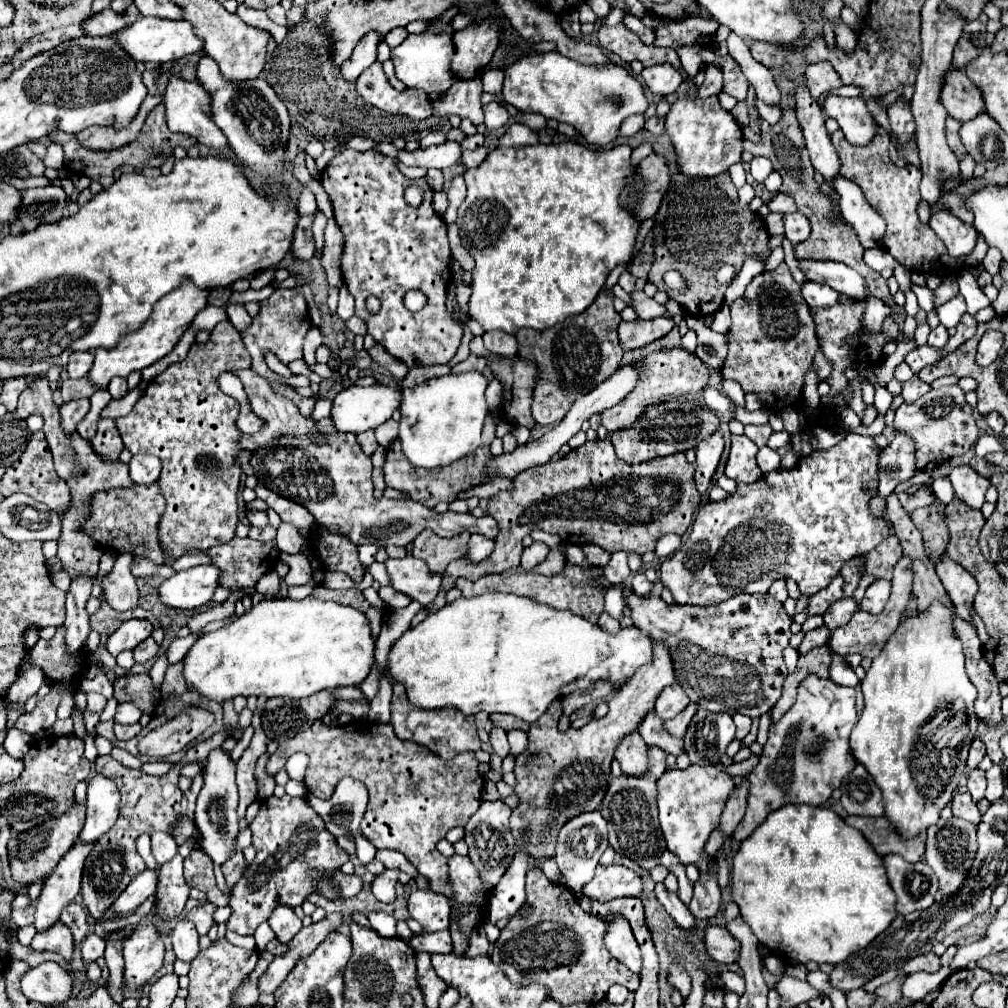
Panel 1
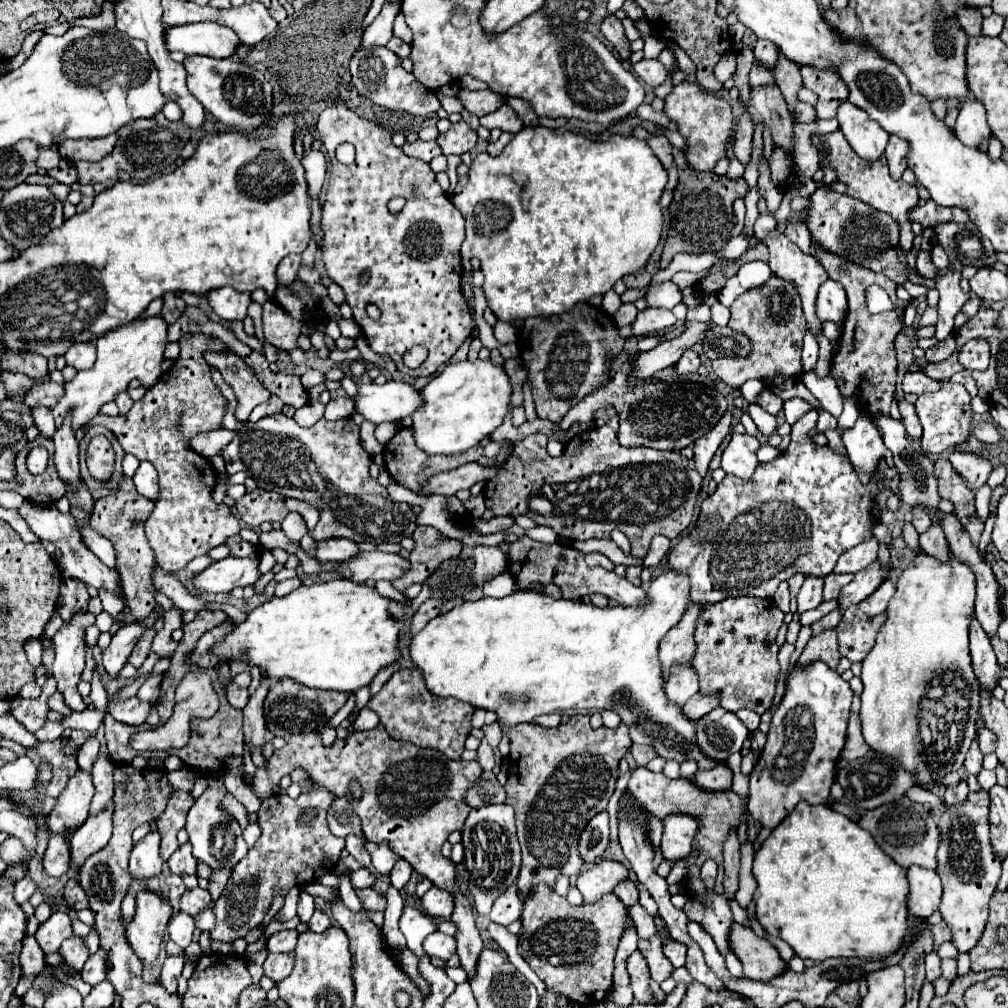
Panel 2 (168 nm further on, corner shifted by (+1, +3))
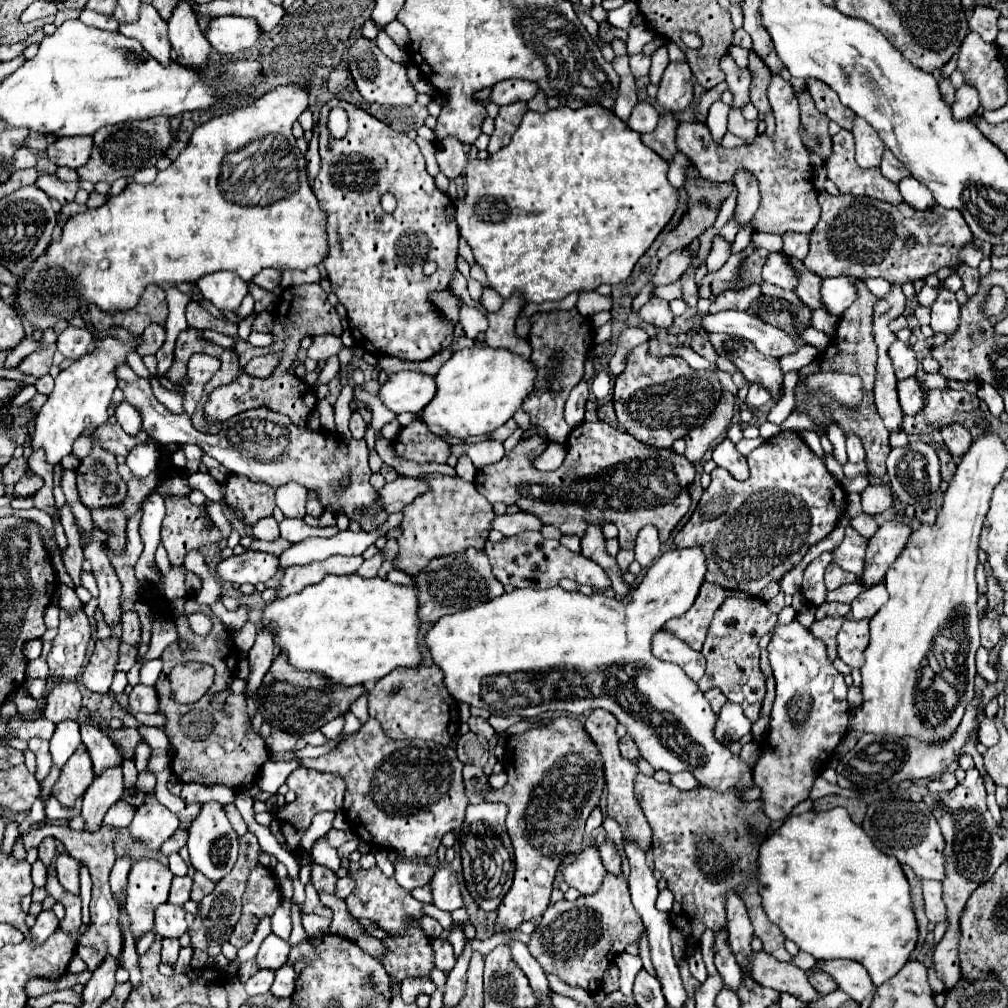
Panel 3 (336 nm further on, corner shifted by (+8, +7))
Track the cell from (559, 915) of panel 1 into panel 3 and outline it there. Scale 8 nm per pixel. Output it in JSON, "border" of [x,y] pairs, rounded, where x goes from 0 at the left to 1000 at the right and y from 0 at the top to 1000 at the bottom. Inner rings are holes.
{"border":[[[602,867],[594,885],[586,889],[574,889],[570,895],[555,893],[545,897],[523,938],[541,966],[549,966],[564,978],[572,978],[584,986],[590,986],[596,980],[602,956],[608,954],[608,950],[624,937],[634,937],[638,922],[634,907],[630,907],[626,899],[620,869],[616,867],[614,871],[606,871],[606,867]]]}

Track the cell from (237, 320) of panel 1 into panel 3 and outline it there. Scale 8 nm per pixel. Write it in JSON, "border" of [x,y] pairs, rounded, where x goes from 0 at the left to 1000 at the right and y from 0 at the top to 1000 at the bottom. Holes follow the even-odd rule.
{"border":[[[213,270],[205,272],[195,280],[197,290],[217,308],[233,310],[245,292],[245,282],[235,272]]]}

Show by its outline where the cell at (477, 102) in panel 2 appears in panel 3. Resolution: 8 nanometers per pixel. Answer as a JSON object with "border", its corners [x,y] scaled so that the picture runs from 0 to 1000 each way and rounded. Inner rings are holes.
{"border":[[[499,79],[493,81],[491,85],[487,85],[487,93],[485,93],[485,101],[491,101],[493,105],[499,103],[509,103],[515,99],[527,99],[533,93],[533,85],[529,81],[519,81],[519,79]]]}

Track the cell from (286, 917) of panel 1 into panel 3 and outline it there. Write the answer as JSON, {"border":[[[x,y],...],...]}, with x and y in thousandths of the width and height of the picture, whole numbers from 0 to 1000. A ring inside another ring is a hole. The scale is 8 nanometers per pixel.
{"border":[[[267,927],[259,940],[257,940],[257,946],[255,946],[255,956],[257,960],[269,960],[269,962],[275,962],[279,960],[283,954],[285,954],[285,946],[287,946],[287,937],[283,933],[279,933],[277,929],[273,927]]]}

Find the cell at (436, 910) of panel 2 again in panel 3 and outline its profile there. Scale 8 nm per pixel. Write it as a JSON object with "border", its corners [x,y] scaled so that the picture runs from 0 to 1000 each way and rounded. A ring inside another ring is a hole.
{"border":[[[434,863],[430,873],[426,875],[426,879],[428,879],[428,887],[430,887],[430,899],[434,899],[436,903],[449,905],[459,899],[455,875],[447,863]]]}

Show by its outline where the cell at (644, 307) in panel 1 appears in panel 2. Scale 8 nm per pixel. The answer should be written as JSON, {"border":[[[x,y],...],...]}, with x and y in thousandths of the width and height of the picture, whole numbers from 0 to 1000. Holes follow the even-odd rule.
{"border":[[[667,278],[657,280],[657,282],[647,282],[645,288],[641,290],[641,298],[645,306],[667,308],[677,298],[677,288]]]}

